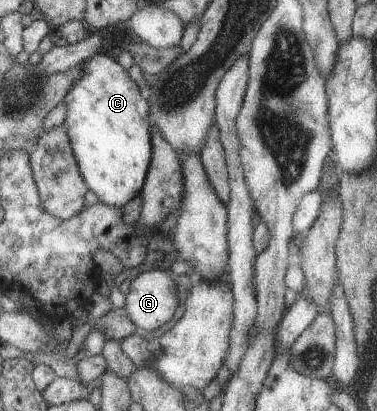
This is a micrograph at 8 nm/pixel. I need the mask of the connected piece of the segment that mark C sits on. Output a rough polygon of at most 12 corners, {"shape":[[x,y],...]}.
{"shape":[[92,53],[61,124],[84,182],[122,208],[150,162],[149,104]]}

